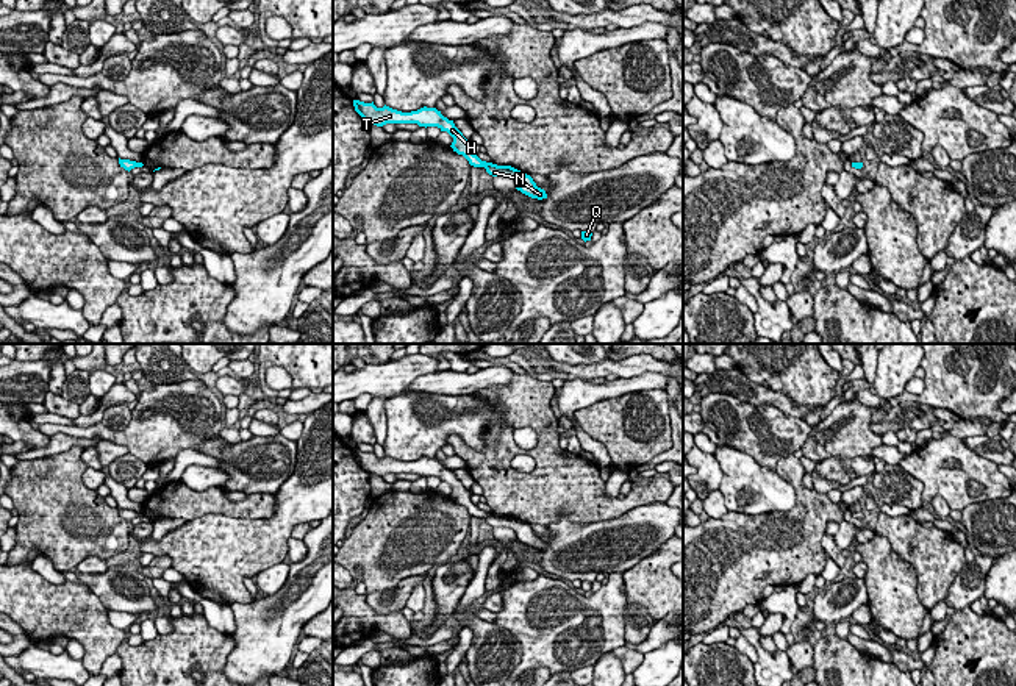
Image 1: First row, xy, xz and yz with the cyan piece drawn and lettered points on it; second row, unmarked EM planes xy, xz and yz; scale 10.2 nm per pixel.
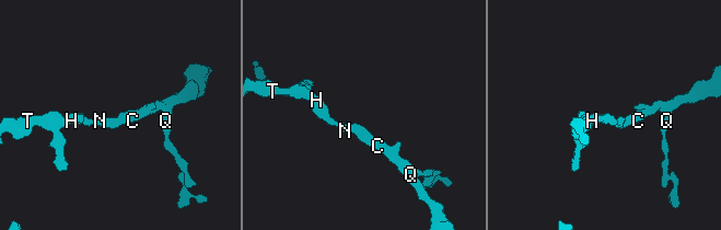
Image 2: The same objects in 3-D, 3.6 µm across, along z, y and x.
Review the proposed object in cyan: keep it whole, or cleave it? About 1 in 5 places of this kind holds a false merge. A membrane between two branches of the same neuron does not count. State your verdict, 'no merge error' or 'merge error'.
no merge error

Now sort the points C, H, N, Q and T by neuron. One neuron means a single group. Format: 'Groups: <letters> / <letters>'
Groups: C H N Q T

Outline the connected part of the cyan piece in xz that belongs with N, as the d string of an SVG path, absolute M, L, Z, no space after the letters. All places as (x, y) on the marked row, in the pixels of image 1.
M353 100L355 111L369 123L383 127L386 123L417 123L419 127L438 127L441 131L447 131L452 138L452 148L458 155L463 155L470 166L485 167L492 177L508 177L516 183L516 189L531 198L547 198L544 189L538 188L530 175L521 172L511 166L497 166L492 163L481 161L470 150L470 141L467 141L463 133L455 127L453 120L449 120L436 108L420 108L411 113L402 113L389 106L377 108L372 103L364 103Z

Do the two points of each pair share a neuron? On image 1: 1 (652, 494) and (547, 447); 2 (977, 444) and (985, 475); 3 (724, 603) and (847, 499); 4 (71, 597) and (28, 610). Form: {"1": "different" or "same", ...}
{"1": "same", "2": "different", "3": "different", "4": "same"}

